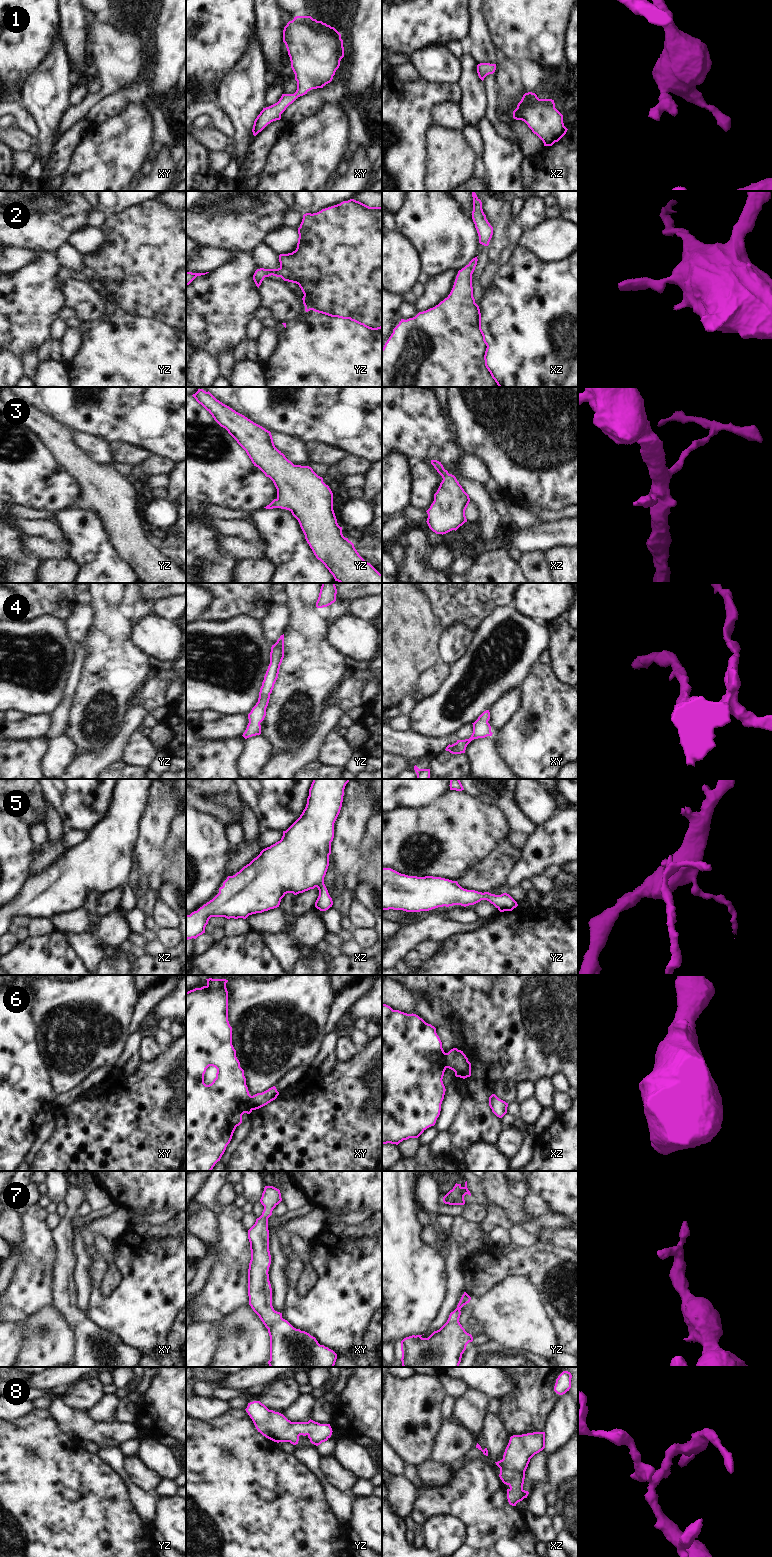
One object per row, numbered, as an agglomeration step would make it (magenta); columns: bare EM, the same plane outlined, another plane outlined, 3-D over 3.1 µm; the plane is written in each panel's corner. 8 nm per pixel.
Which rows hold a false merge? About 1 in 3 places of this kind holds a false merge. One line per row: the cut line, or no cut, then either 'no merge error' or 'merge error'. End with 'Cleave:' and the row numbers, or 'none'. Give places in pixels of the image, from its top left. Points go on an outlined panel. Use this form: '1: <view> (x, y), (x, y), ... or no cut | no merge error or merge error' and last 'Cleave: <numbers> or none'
1: no cut | no merge error
2: no cut | no merge error
3: no cut | no merge error
4: no cut | no merge error
5: no cut | no merge error
6: xz (445, 1053), (445, 1064), (447, 1067) | merge error
7: no cut | no merge error
8: no cut | no merge error
Cleave: 6

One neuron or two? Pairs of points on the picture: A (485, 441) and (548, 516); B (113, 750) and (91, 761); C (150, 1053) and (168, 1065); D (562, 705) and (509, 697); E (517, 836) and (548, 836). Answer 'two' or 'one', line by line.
A: two
B: one
C: two
D: two
E: two

